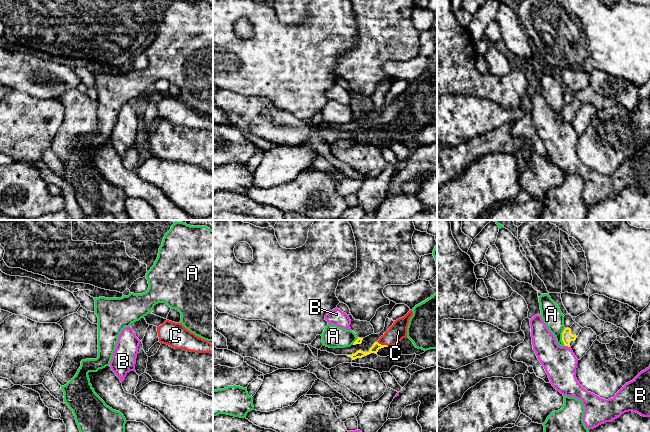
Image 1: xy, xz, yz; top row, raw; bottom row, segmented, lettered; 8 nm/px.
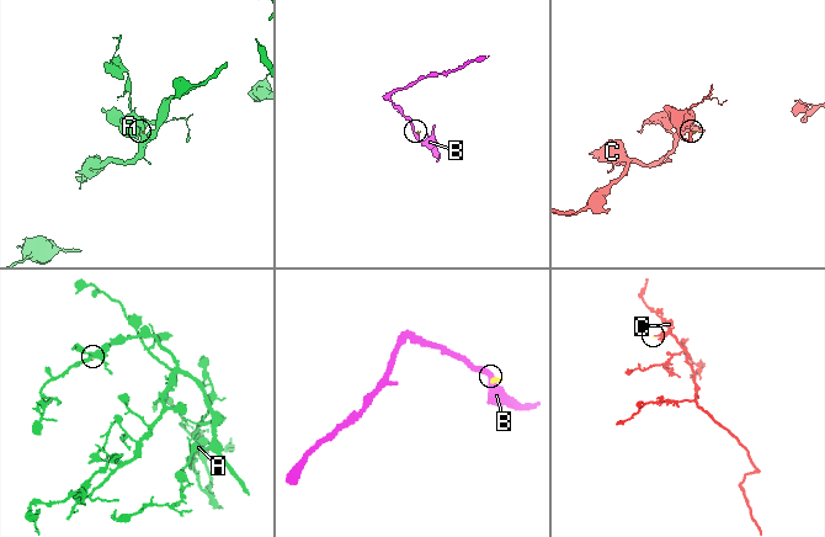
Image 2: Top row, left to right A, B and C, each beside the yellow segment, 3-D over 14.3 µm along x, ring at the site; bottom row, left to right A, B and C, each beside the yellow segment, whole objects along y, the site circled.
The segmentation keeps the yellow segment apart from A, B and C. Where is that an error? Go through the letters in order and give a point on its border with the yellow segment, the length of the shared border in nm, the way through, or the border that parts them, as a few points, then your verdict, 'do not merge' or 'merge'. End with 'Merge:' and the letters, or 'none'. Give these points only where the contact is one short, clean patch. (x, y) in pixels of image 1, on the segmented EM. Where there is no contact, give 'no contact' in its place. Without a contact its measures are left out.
A: yz (562, 337) | 140 nm | along yz (565, 328), (562, 333), (564, 345) | do not merge
B: yz (567, 345) | 40 nm | along yz (565, 345), (569, 347) | do not merge
C: xz (382, 345) | 100 nm | across xz (376, 346), (382, 345), (398, 331) | merge
Merge: C

